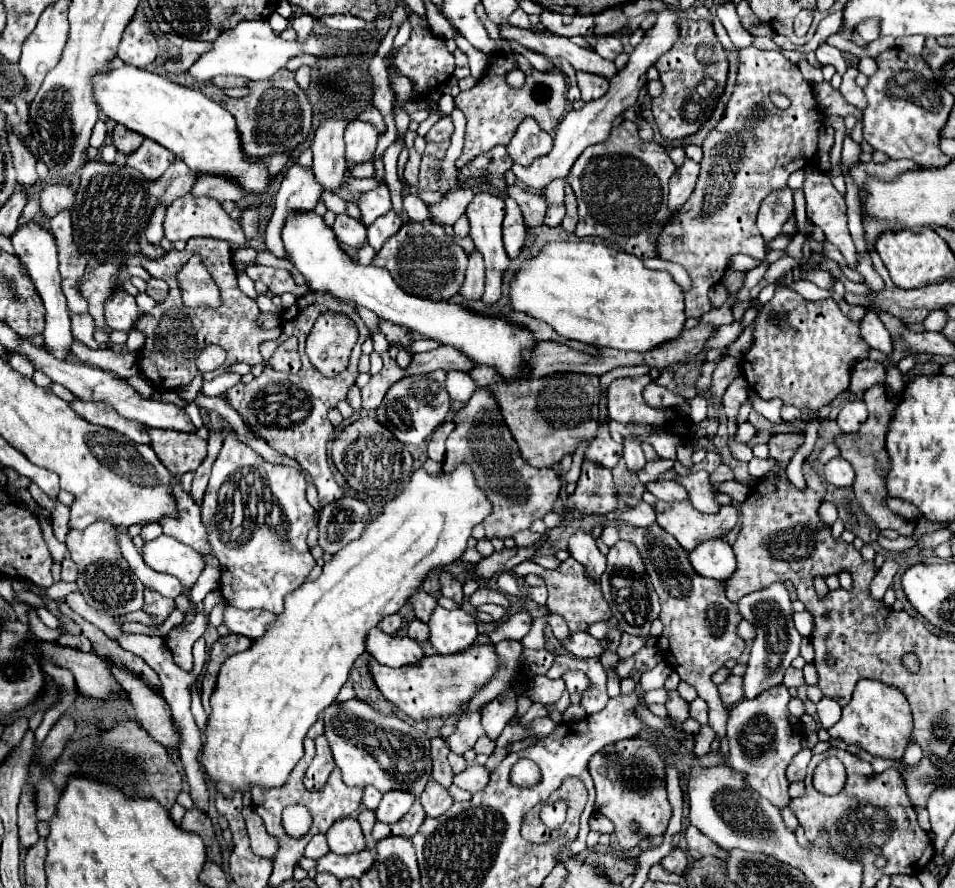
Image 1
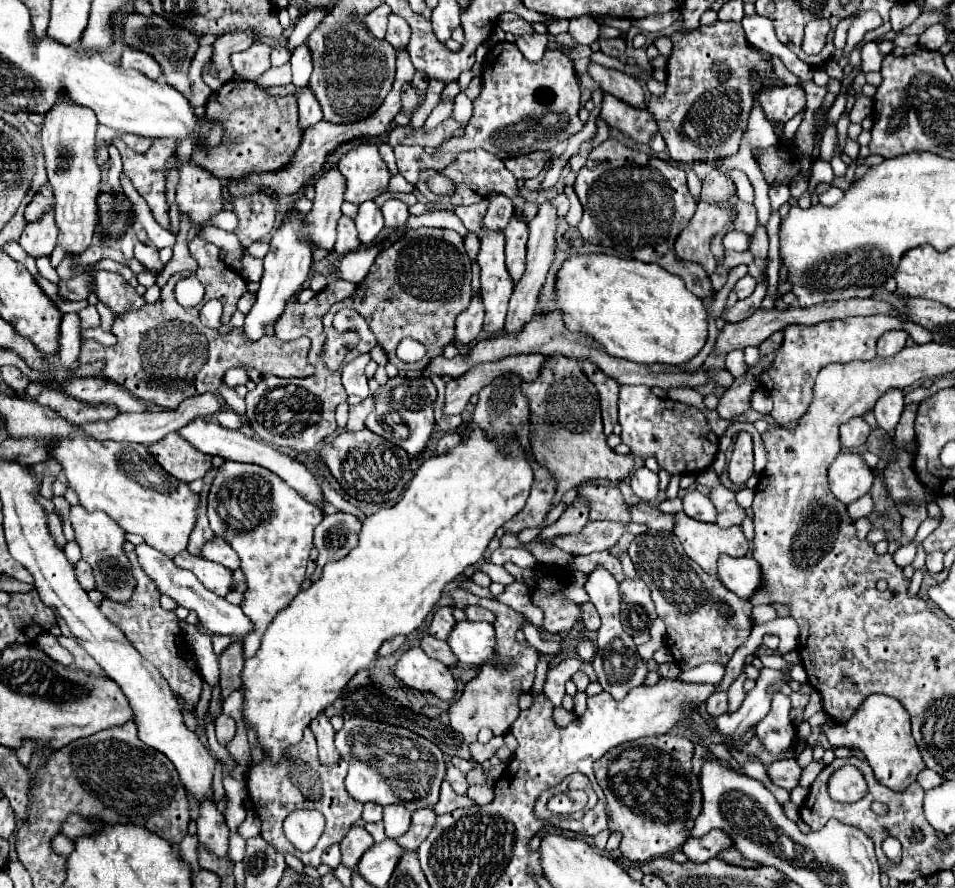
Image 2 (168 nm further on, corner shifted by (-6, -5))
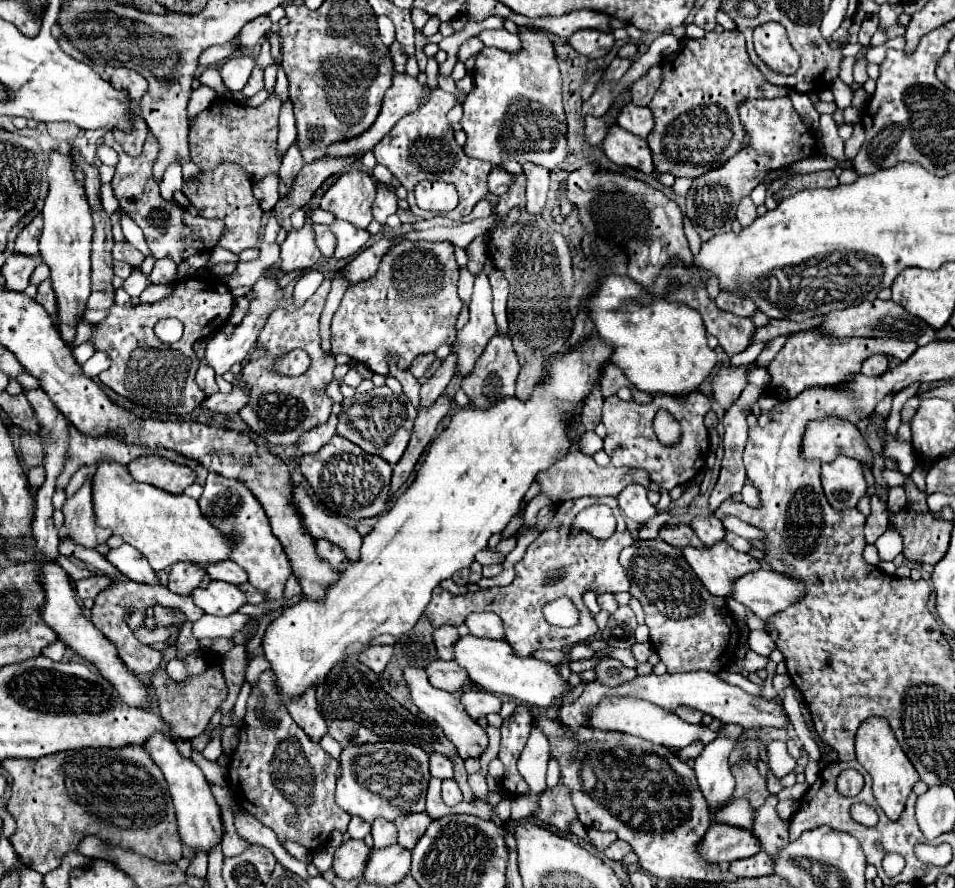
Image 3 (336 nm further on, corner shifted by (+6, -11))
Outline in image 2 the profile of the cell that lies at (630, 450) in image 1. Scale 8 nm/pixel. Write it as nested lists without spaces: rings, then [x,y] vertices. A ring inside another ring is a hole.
[[[645,466],[635,468],[633,474],[631,474],[631,488],[633,488],[633,492],[635,492],[641,500],[645,500],[645,502],[651,502],[651,500],[657,498],[657,492],[659,492],[657,484],[659,484],[657,474],[651,472],[651,470],[645,468]]]

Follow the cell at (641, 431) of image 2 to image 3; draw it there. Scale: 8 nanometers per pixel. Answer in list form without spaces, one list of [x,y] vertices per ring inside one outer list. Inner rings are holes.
[[[691,394],[689,398],[683,398],[683,400],[677,400],[677,398],[671,400],[671,396],[657,396],[653,402],[643,406],[611,396],[605,400],[605,406],[603,406],[603,424],[607,428],[603,450],[607,452],[607,456],[611,456],[613,466],[643,468],[649,472],[651,480],[659,484],[663,490],[683,486],[705,466],[707,452],[709,452],[709,432],[703,420],[709,410],[711,410],[711,400],[705,394]],[[659,408],[667,408],[667,412],[683,428],[681,442],[677,446],[663,446],[653,432],[653,418]]]

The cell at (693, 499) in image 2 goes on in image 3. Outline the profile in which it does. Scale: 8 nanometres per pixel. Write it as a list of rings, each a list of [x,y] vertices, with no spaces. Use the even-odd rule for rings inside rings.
[[[697,516],[693,520],[691,528],[697,532],[697,536],[701,540],[705,540],[707,546],[713,546],[713,544],[717,544],[717,542],[721,542],[725,538],[725,526],[715,516],[707,516],[707,518]]]

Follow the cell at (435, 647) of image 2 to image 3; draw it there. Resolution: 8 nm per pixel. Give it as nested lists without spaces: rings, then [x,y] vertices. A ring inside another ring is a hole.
[[[435,660],[427,666],[427,676],[435,688],[441,688],[447,692],[459,692],[467,686],[471,686],[471,688],[477,686],[477,684],[473,684],[473,680],[469,680],[469,674],[465,674],[465,670],[461,666],[457,666],[457,662]]]

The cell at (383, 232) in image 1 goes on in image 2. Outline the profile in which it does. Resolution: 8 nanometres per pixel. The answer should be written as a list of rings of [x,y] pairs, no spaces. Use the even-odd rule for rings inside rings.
[[[397,198],[387,200],[381,210],[383,210],[383,216],[385,216],[385,228],[389,228],[389,230],[403,228],[403,224],[405,224],[407,218],[409,218],[407,206],[405,206],[401,200],[397,200]]]

